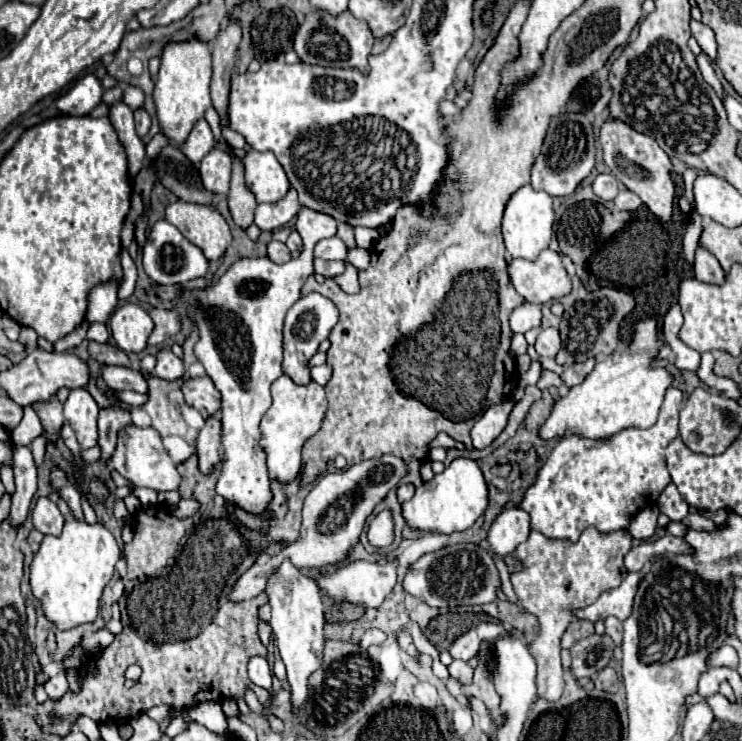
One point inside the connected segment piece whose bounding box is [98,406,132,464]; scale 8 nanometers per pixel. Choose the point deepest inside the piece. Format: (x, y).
(110, 422)

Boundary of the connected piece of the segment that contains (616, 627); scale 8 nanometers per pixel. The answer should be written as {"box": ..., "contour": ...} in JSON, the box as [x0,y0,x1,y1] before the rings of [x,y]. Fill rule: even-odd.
{"box":[604,616,622,646],"contour":[[[608,616],[604,620],[604,624],[606,624],[606,634],[614,640],[616,646],[620,646],[620,642],[622,642],[622,622],[614,616]]]}

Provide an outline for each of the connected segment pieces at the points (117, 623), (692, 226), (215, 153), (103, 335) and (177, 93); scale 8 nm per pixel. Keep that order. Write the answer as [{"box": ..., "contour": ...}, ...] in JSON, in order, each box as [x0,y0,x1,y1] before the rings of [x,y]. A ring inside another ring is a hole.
[{"box":[107,603,123,635],"contour":[[[117,603],[112,605],[112,618],[107,624],[107,629],[115,635],[121,633],[123,629],[121,614]]]},{"box":[683,212,703,267],"contour":[[[697,212],[690,213],[690,221],[683,238],[683,252],[687,262],[693,267],[695,251],[703,231],[702,217]]]},{"box":[200,148,232,194],"contour":[[[214,148],[204,156],[200,176],[206,190],[214,194],[226,194],[230,186],[230,174],[232,174],[232,158],[228,152]]]},{"box":[88,324,110,342],"contour":[[[92,324],[90,330],[88,330],[88,340],[94,340],[94,342],[108,342],[110,334],[108,334],[108,328],[104,324]]]},{"box":[154,40,212,146],"contour":[[[190,40],[184,44],[168,44],[162,54],[162,66],[154,88],[154,104],[160,128],[168,140],[182,146],[194,124],[204,118],[204,112],[212,106],[210,100],[210,48],[198,40]]]}]

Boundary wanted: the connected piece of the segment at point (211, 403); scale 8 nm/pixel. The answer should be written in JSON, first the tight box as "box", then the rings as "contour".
{"box":[182,376,220,418],"contour":[[[208,376],[184,382],[182,392],[186,404],[196,408],[202,414],[202,418],[210,418],[220,410],[220,392]]]}

